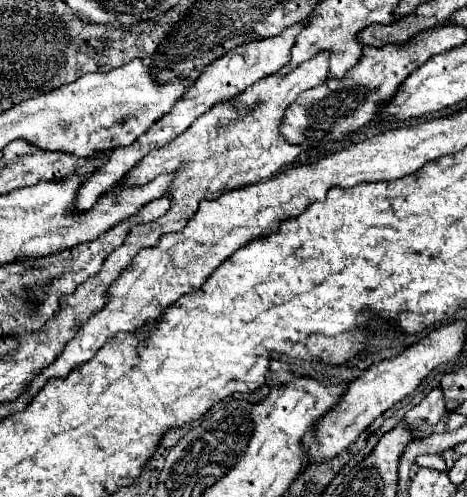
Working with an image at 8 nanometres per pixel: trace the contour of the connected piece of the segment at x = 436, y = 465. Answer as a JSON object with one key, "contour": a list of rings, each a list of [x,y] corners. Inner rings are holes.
{"contour":[[[421,455],[421,457],[417,457],[417,465],[429,467],[429,469],[435,469],[435,471],[441,471],[441,473],[447,471],[447,465],[439,455]]]}

